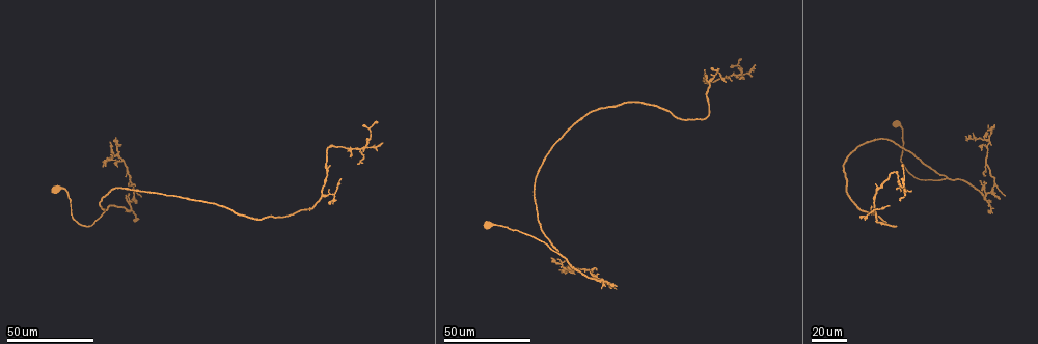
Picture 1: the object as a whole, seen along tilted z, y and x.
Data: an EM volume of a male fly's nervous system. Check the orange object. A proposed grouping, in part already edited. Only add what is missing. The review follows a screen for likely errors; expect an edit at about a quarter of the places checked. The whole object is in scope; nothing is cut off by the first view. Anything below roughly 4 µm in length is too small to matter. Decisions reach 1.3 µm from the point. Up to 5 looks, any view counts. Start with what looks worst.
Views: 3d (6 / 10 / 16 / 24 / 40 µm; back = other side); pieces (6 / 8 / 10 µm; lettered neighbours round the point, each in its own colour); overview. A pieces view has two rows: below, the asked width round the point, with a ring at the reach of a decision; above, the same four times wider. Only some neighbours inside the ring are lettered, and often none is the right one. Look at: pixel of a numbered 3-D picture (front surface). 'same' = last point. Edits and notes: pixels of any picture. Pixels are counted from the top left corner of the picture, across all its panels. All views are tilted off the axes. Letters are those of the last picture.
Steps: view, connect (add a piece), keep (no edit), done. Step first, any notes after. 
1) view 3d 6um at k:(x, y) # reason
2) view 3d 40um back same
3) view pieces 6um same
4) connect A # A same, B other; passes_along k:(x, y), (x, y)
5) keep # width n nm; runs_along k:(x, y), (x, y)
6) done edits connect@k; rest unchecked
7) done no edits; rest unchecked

view 3d 40um at 1:(754, 64) # branch stops here

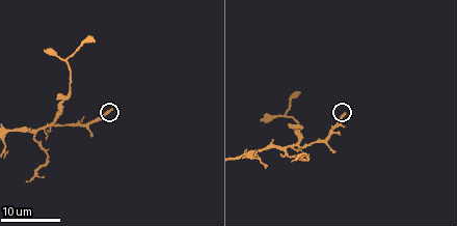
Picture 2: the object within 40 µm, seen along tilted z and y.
view pieces 8um at 2:(112, 108)

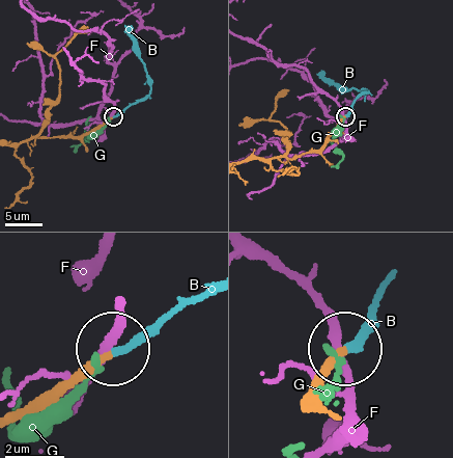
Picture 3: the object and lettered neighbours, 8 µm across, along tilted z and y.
connect B # width 230 nm; B same, F other, G other; passes_along 3:(90, 131), (149, 91), (149, 77), (137, 41), (125, 25); it goes on there

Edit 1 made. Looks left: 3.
view 3d 24um at 1:(342, 180) # an open end

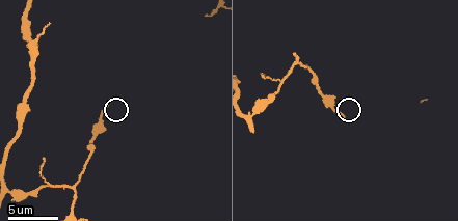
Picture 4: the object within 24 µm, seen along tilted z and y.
view pieces 8um at 4:(343, 117) # what lies round it

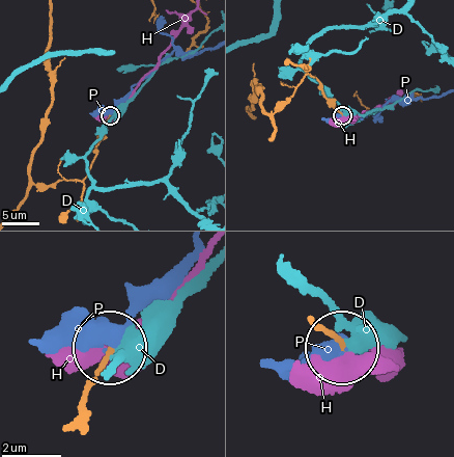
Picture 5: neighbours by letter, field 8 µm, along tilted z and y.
keep # D other, H other, P other; runs_along 5:(274, 116), (310, 74), (328, 103), (340, 114); none of them fits

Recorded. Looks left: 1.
done edits connect@3; rest unchecked

